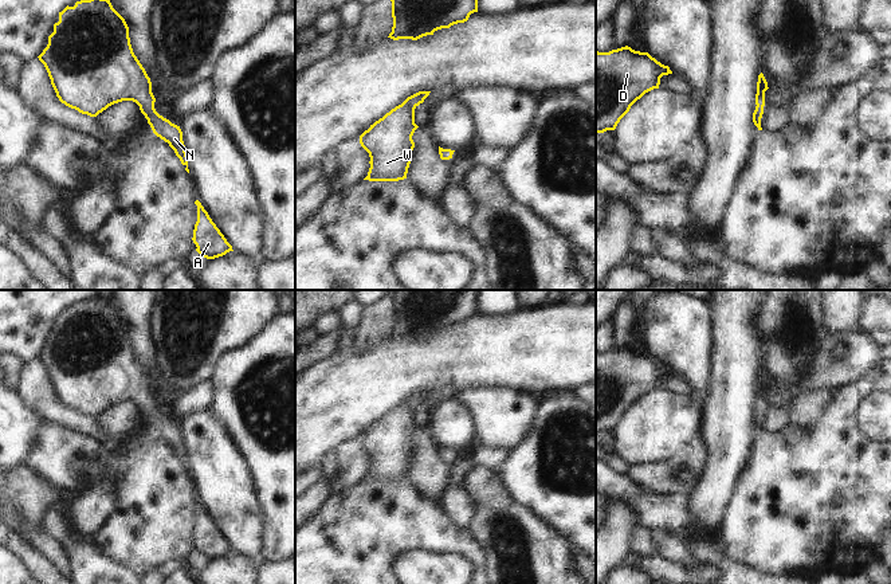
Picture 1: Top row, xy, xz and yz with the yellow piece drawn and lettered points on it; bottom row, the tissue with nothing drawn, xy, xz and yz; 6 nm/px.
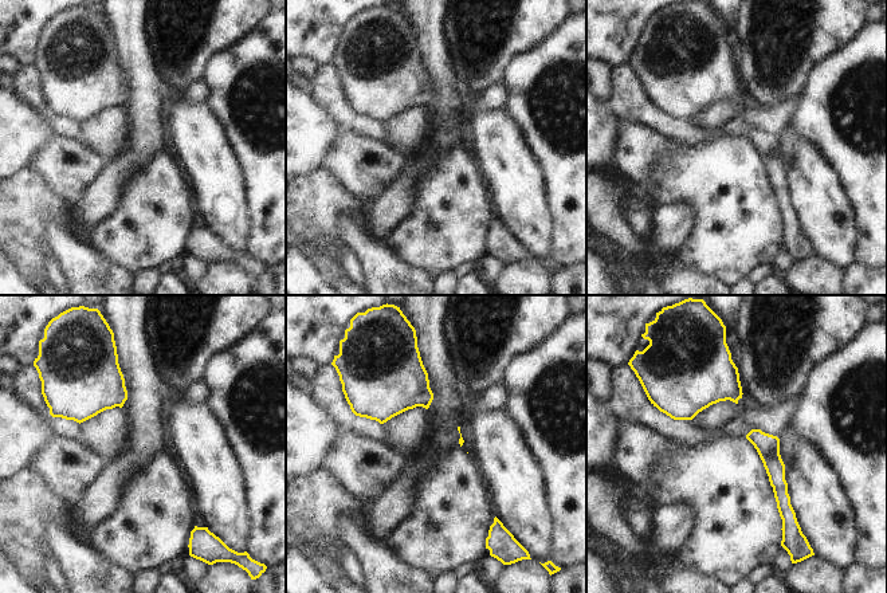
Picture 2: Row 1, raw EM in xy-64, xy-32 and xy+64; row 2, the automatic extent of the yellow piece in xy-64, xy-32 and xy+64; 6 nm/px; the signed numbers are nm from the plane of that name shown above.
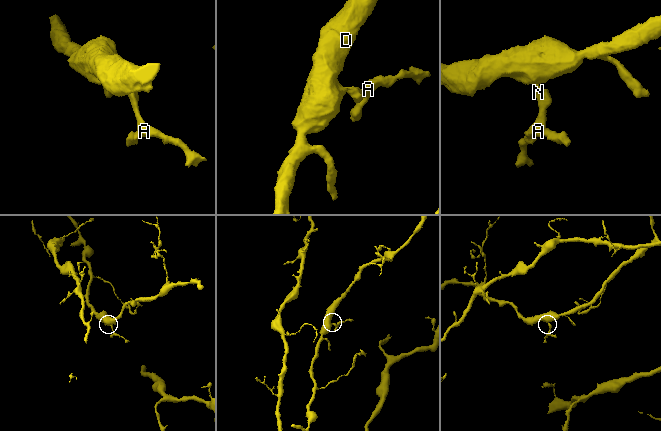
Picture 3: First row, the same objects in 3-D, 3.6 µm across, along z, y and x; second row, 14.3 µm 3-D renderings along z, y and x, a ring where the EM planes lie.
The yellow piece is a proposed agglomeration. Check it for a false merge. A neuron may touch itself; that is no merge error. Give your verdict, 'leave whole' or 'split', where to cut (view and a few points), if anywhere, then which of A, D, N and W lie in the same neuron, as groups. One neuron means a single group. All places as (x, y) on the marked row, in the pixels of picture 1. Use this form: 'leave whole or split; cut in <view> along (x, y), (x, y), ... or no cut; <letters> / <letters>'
leave whole; no cut; A D N W

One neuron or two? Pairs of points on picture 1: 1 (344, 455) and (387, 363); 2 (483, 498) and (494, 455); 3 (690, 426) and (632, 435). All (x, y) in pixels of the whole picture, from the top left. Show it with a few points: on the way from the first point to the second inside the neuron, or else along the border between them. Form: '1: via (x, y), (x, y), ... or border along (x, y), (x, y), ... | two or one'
1: border along (358, 438), (344, 441), (324, 454) | two
2: border along (497, 469), (473, 467), (460, 481) | two
3: via (675, 426), (659, 426), (647, 434) | one

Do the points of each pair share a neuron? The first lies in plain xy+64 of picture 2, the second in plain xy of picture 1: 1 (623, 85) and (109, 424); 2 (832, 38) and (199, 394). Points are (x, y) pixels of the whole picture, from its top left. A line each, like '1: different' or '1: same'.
1: different
2: different

